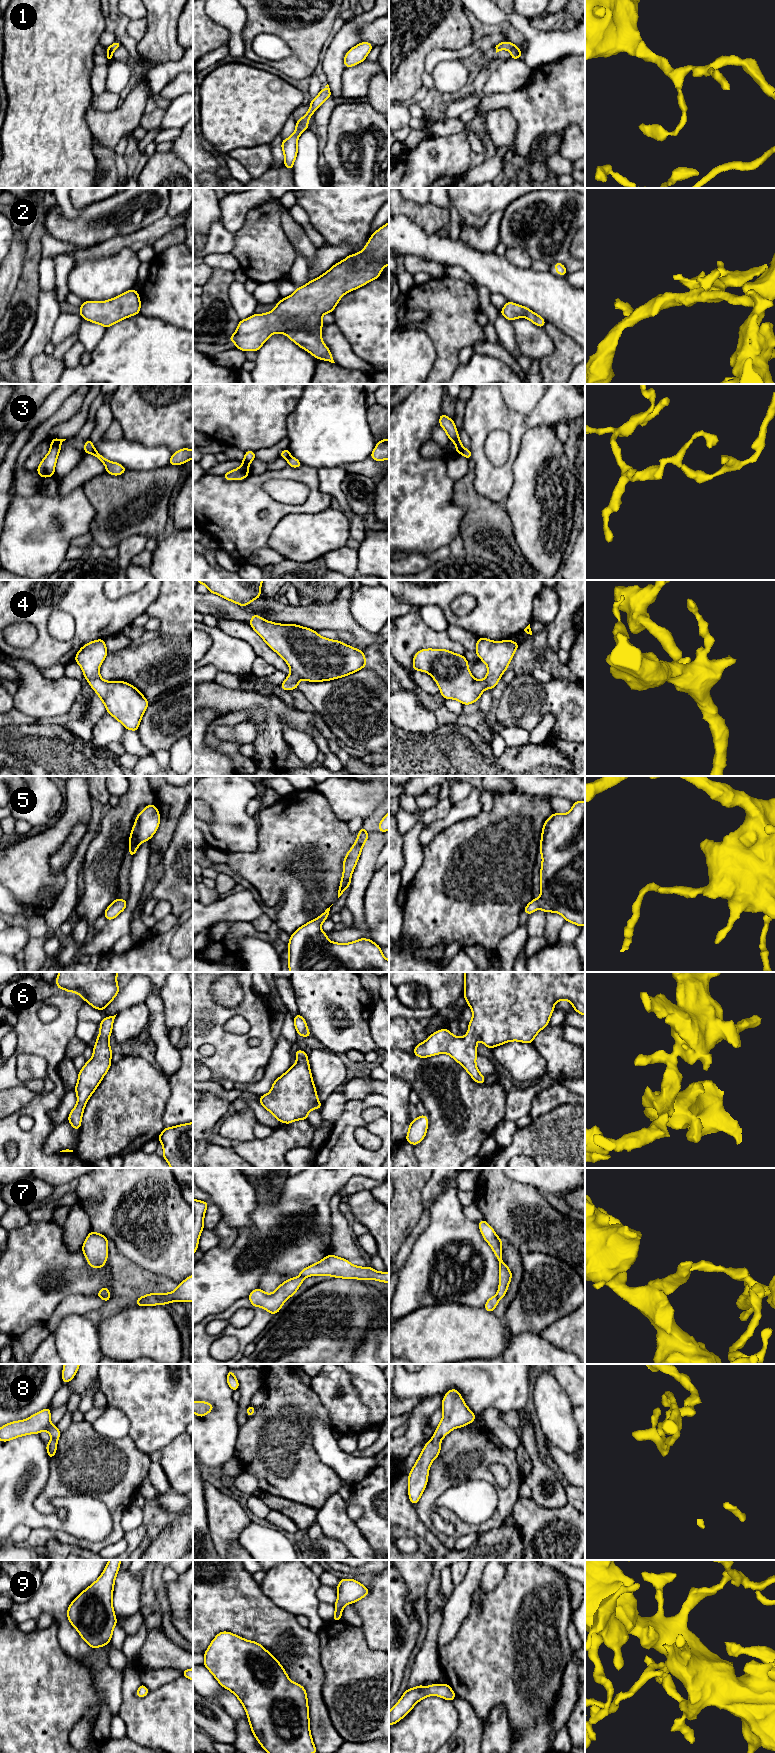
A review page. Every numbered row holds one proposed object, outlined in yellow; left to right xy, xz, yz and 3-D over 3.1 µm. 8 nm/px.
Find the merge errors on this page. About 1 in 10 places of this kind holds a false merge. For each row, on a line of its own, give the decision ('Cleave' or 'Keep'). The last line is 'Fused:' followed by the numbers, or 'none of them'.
1: Keep
2: Keep
3: Cleave
4: Keep
5: Keep
6: Keep
7: Cleave
8: Keep
9: Keep
Fused: 3, 7

